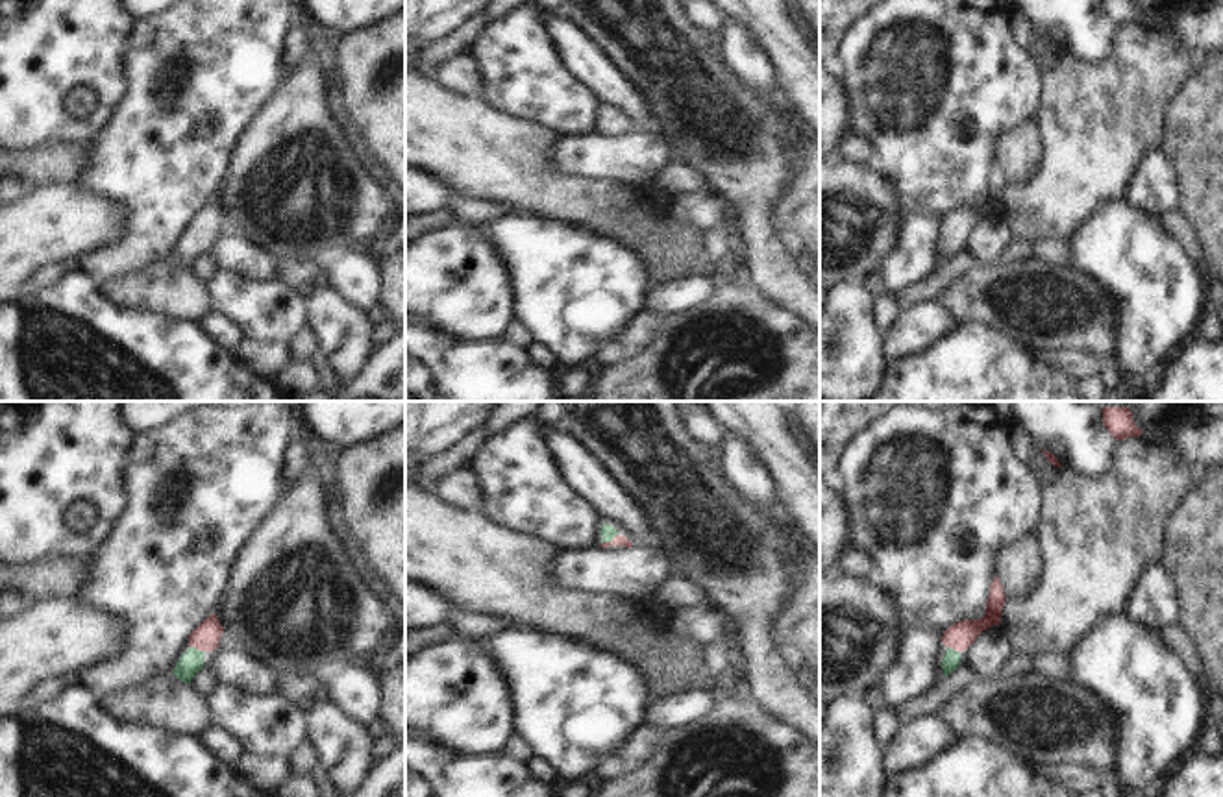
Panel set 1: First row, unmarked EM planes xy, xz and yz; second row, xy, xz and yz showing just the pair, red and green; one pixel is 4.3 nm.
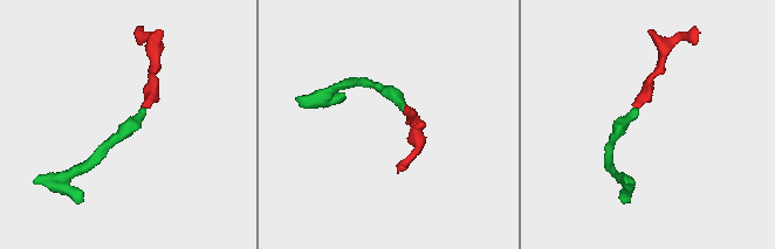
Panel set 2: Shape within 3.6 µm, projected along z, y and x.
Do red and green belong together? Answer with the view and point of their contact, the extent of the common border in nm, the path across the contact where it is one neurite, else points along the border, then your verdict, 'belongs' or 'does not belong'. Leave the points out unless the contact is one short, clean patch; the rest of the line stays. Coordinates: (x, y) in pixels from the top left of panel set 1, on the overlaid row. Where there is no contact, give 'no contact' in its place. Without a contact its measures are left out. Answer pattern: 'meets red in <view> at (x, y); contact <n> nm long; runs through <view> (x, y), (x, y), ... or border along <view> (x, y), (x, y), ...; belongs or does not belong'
meets red in xz at (611, 540); contact 90 nm long; runs through xz (618, 540), (611, 540), (607, 533); belongs

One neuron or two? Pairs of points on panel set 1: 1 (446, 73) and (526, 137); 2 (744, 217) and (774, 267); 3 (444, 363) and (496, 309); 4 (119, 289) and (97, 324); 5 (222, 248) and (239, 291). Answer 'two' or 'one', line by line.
1: two
2: one
3: two
4: two
5: two

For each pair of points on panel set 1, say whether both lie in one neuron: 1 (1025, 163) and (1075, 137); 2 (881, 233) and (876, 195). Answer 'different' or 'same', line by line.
1: different
2: same

